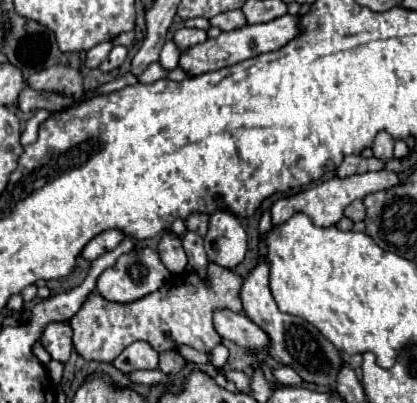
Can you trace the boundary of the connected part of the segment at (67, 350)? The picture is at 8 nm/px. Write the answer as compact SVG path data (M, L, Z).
M65 320L65 324L47 324L41 334L41 344L51 354L51 358L67 362L73 350L71 338L73 338L71 320Z

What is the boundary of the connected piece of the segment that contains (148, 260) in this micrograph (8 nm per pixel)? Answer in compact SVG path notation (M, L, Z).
M135 248L127 254L123 254L115 266L107 268L99 280L97 280L97 290L105 300L111 302L135 302L151 292L155 292L167 278L169 278L169 270L163 266L163 262L159 260L157 252L151 248Z

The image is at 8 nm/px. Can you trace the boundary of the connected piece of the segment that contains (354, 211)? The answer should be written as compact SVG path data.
M361 200L351 202L351 204L345 208L345 216L347 216L347 218L351 218L353 222L363 220L363 218L365 218L365 206L363 206L363 202L361 202Z

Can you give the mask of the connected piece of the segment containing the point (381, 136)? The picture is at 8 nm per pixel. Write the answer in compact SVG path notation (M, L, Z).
M379 132L373 140L373 154L377 158L383 158L383 160L391 160L393 158L393 144L395 144L395 138L387 132Z

